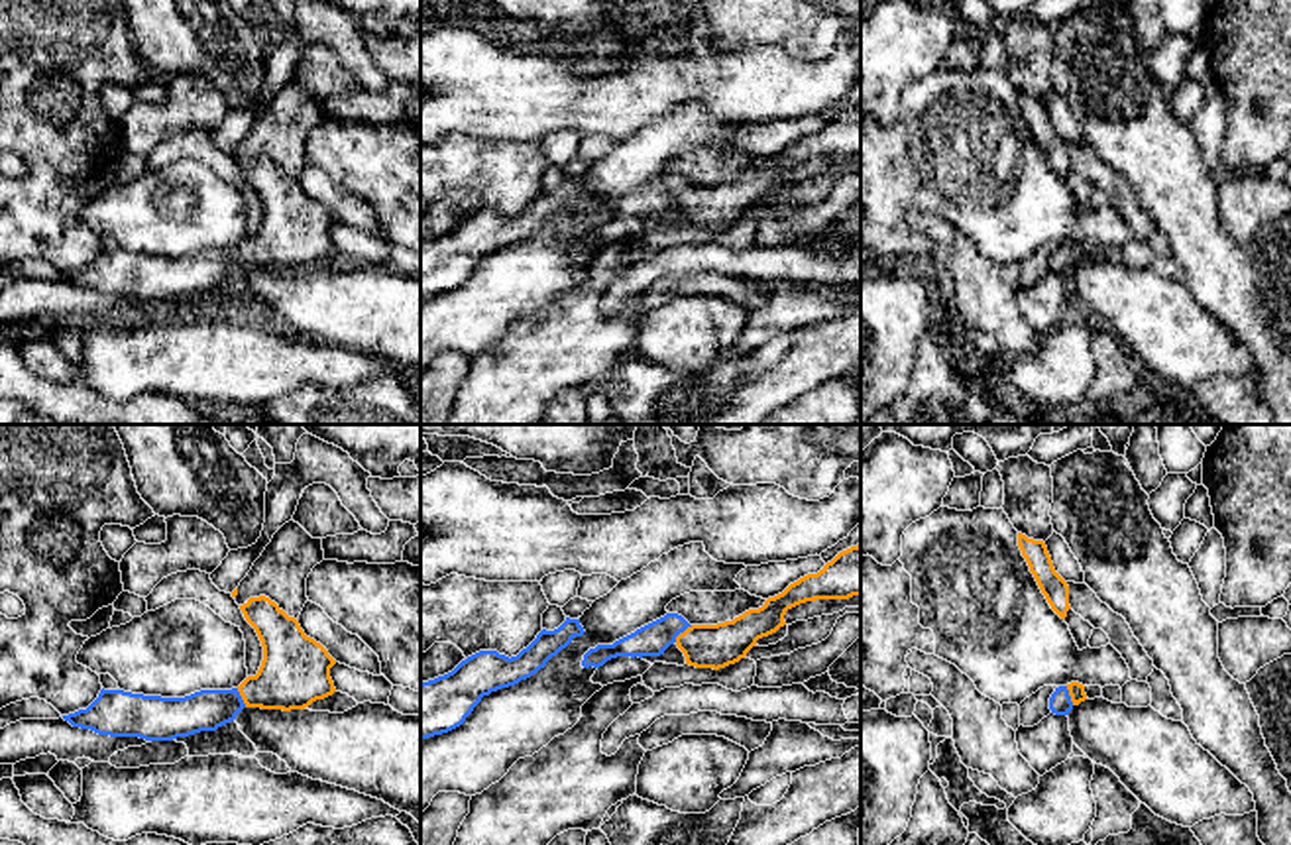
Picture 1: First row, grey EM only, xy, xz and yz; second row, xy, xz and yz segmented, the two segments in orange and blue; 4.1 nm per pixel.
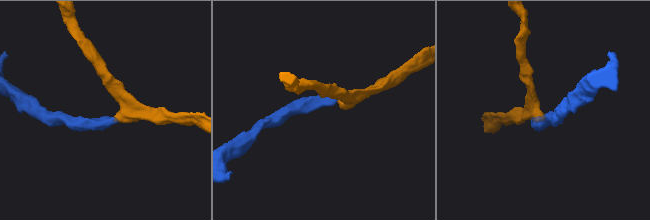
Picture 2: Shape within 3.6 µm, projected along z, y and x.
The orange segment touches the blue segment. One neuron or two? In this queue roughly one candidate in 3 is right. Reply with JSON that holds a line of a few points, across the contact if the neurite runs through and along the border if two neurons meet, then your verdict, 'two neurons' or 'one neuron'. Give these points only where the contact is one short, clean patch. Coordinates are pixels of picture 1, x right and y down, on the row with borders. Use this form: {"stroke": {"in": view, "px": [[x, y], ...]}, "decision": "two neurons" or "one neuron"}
{"stroke": {"in": "xz", "px": [[720, 645], [702, 645], [684, 631], [663, 631], [653, 639]]}, "decision": "one neuron"}

